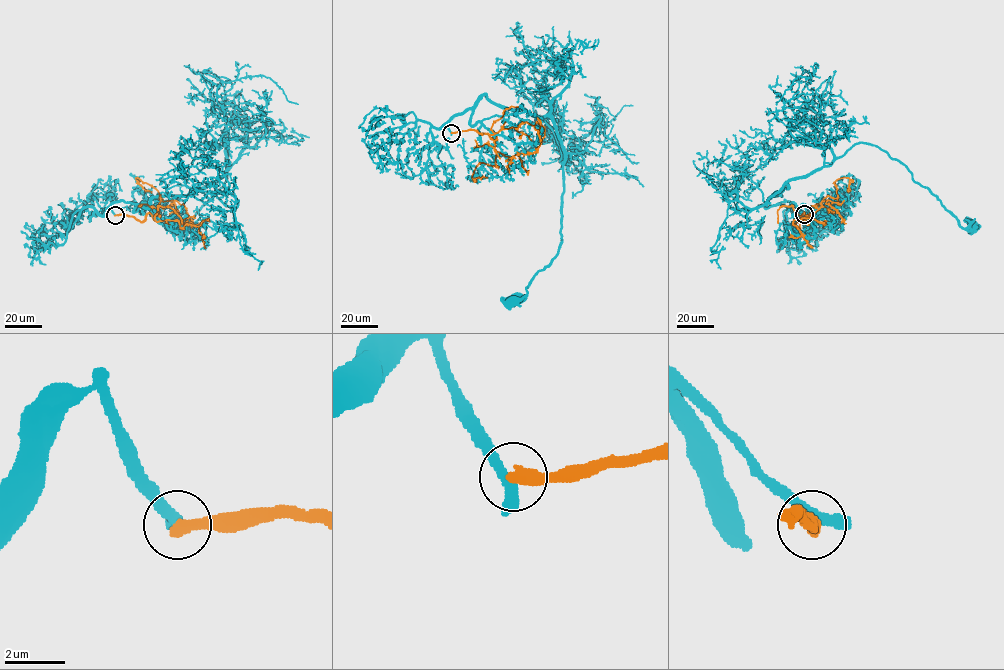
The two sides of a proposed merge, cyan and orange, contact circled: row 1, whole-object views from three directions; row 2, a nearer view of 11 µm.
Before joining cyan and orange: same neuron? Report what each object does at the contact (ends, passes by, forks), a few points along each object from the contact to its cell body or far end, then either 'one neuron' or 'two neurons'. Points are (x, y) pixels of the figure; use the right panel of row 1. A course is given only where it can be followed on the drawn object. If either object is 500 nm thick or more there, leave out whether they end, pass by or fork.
course cyan (803, 214), (786, 200), (765, 207), (790, 180), (828, 166), (860, 142), (897, 159), (961, 226), (970, 229); course orange (803, 214), (798, 228), (793, 221), (802, 218), (823, 224); two neurons

